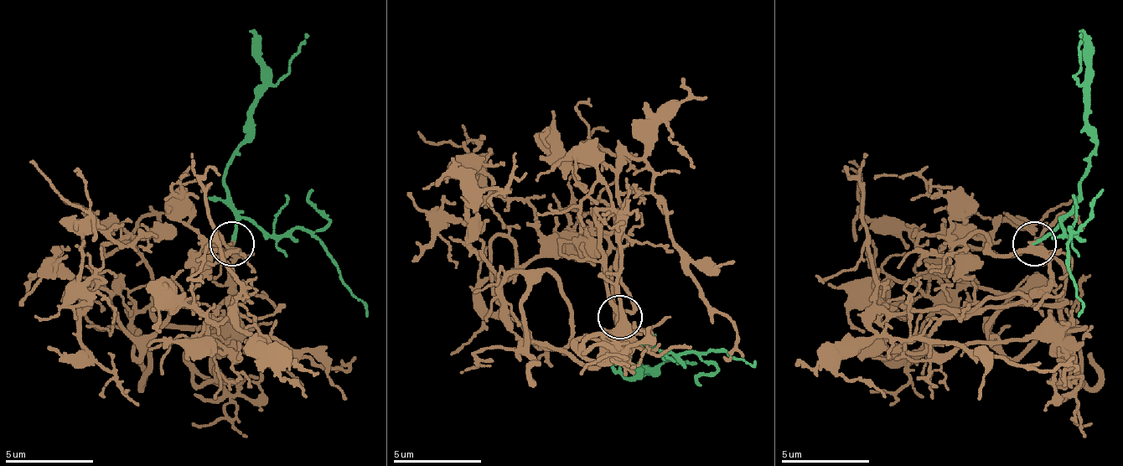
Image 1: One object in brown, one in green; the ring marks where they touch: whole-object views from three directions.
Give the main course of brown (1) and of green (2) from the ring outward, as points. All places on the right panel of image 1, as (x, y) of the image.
1: (1033, 245), (997, 254), (949, 223), (918, 245), (900, 231), (882, 266), (935, 311), (900, 390), (869, 390)
2: (1033, 245), (1059, 223), (1077, 196), (1095, 147), (1086, 134), (1086, 107), (1077, 76), (1082, 32)

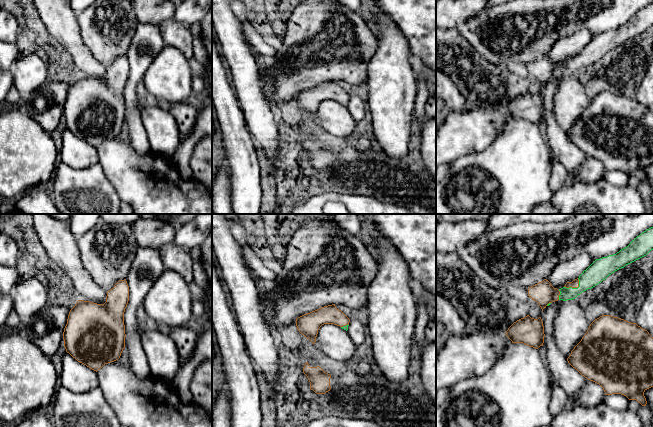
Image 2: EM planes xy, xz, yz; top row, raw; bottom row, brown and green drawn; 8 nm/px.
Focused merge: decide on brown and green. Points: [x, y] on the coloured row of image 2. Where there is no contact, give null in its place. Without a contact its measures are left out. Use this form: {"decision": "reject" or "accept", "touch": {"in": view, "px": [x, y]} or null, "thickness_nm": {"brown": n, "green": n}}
{"decision": "accept", "touch": {"in": "yz", "px": [574, 287]}, "thickness_nm": {"brown": 60, "green": 170}}

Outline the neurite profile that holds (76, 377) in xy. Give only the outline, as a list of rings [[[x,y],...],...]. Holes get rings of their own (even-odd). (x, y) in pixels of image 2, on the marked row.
[[[65,352],[62,357],[61,386],[74,393],[90,391],[99,386],[97,372]]]

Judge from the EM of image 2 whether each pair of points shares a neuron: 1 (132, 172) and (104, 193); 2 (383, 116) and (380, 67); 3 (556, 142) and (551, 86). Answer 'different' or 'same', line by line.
1: different
2: same
3: same

